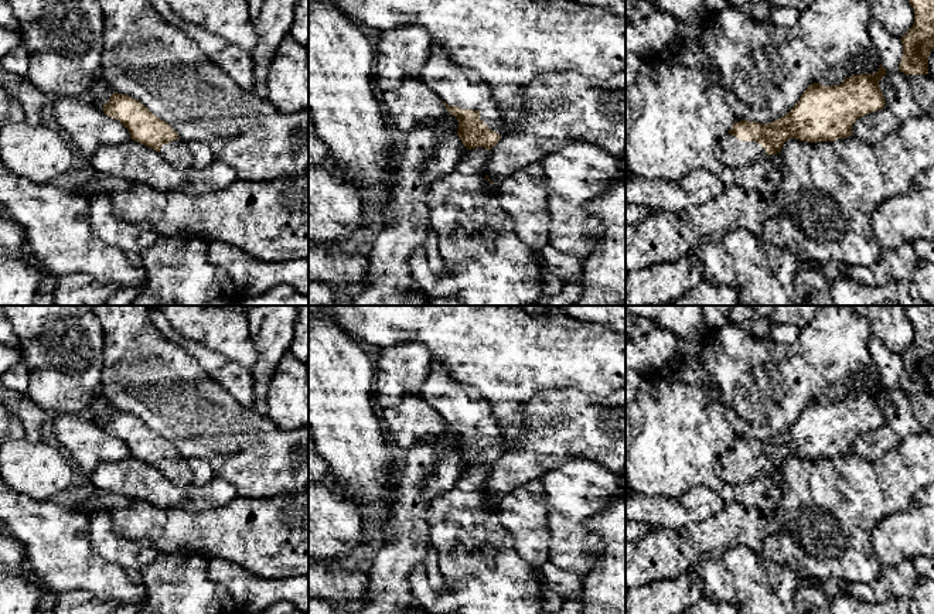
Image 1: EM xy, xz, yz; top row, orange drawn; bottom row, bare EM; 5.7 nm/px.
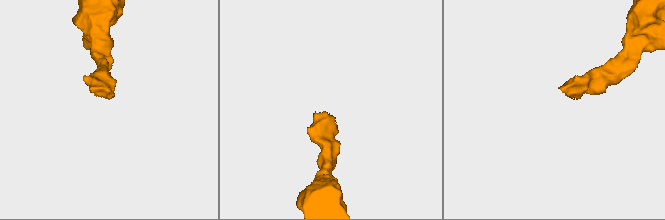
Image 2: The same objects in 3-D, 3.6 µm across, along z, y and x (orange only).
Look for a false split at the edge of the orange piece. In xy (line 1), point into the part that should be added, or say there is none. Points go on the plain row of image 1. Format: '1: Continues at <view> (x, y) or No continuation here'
1: Continues at xy (176, 470)

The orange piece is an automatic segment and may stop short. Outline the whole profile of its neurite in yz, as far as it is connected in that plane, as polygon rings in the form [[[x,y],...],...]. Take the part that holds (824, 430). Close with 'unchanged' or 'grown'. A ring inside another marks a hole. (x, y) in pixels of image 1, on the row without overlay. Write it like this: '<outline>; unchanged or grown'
[[[883,382],[875,390],[860,390],[846,395],[839,402],[809,402],[794,424],[783,434],[763,441],[757,439],[734,439],[727,451],[716,463],[716,473],[729,485],[742,485],[757,480],[761,474],[781,468],[784,460],[794,454],[801,458],[835,458],[852,453],[852,441],[862,433],[882,427],[886,422],[879,403],[886,392]]]; grown

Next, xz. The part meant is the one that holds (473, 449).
[[[434,359],[420,395],[443,417],[447,429],[457,434],[457,453],[467,467],[491,467],[507,450],[507,441],[490,403],[477,389],[456,383]]]; grown

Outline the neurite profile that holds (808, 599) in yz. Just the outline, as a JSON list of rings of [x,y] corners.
[[[800,584],[794,603],[801,614],[831,614],[831,598],[815,586]]]

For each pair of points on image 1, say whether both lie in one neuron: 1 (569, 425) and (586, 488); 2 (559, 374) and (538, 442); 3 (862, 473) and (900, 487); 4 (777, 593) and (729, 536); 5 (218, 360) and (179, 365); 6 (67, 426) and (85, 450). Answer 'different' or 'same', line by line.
1: different
2: different
3: same
4: different
5: different
6: same

